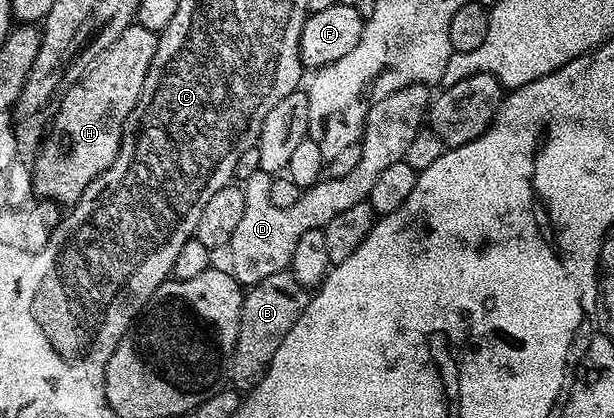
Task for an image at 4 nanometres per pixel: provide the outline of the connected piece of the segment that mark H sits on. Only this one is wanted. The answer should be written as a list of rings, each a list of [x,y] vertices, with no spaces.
[[[136,23],[126,24],[122,29],[125,30],[96,54],[97,62],[64,90],[65,98],[63,93],[61,106],[59,101],[57,113],[55,109],[52,114],[41,148],[33,159],[33,191],[38,198],[72,206],[90,183],[111,167],[119,151],[125,120],[137,106],[158,38],[158,34]]]

